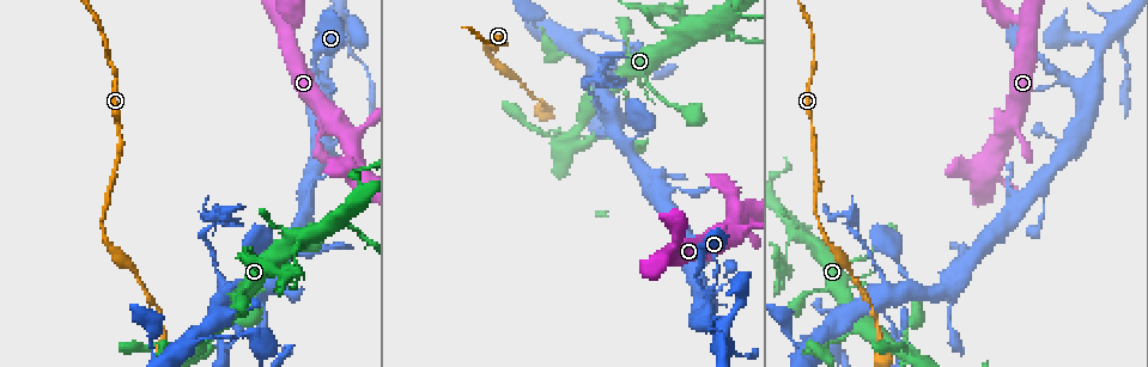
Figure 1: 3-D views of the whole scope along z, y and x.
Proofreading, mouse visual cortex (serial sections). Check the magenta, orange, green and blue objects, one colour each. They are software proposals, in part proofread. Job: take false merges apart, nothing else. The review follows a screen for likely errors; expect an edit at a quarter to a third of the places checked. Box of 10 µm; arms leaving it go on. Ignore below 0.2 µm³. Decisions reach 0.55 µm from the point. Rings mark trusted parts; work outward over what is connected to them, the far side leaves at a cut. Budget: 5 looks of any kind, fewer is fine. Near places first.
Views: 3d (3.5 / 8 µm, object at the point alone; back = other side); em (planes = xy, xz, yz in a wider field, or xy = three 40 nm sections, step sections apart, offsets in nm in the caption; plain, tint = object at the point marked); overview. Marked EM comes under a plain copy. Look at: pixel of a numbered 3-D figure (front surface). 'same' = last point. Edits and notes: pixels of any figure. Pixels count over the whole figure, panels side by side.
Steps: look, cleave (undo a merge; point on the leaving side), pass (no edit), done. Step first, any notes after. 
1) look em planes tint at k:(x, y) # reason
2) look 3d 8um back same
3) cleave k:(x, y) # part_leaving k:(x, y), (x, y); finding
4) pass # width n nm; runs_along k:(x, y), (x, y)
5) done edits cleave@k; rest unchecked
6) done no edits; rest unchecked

look 3d 3.5um at 1:(895, 335) # abrupt turn

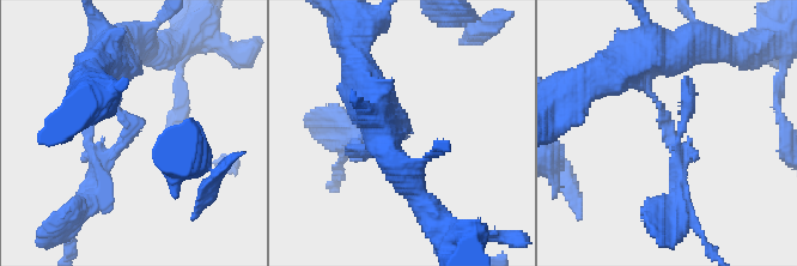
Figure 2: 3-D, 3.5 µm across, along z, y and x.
look em xy step 1 tint at 2:(670, 131)

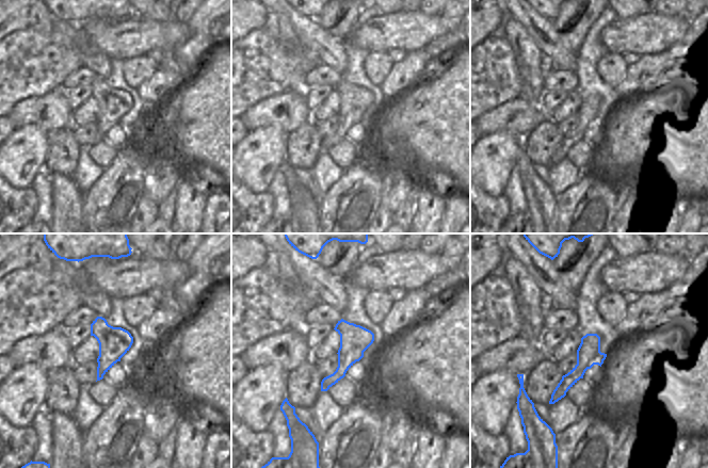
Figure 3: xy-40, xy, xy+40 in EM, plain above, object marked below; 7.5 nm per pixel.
pass # all the same cell

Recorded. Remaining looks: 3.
look 3d 8um at 1:(899, 259) # abrupt turn

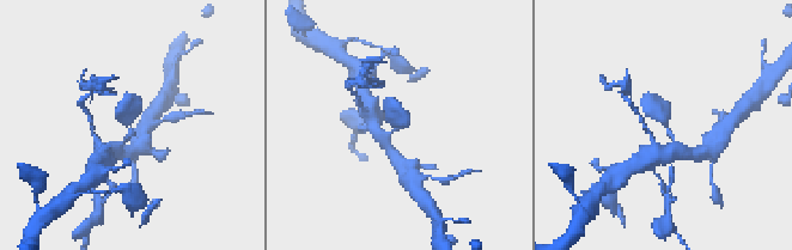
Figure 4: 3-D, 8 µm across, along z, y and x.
look 3d 3.5um same

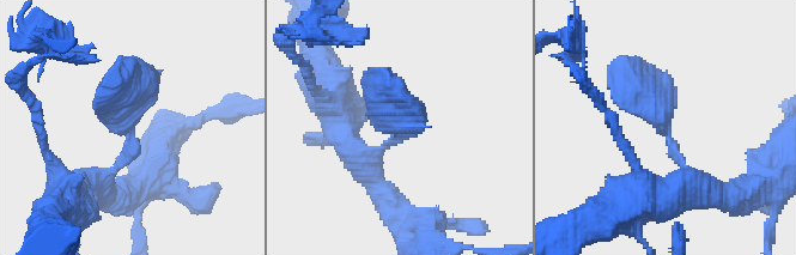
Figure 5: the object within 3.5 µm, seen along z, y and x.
look em xy step 5 tint at 5:(665, 131) # shape alone is not enough

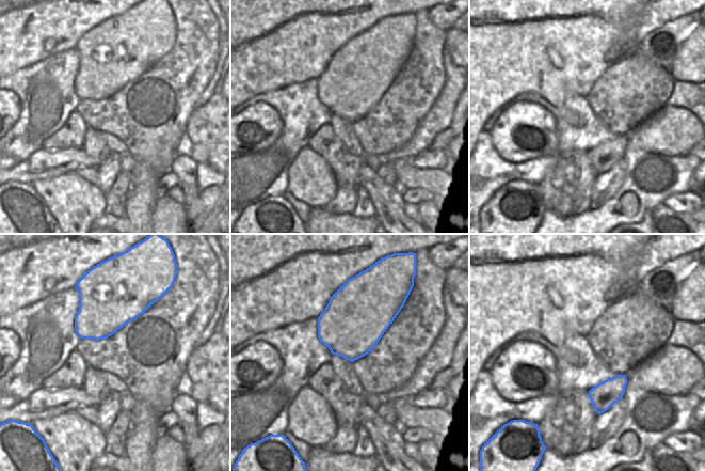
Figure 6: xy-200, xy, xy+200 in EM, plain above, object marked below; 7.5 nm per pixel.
pass # continuous, no second cell

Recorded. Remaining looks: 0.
done no edits; rest unchecked

